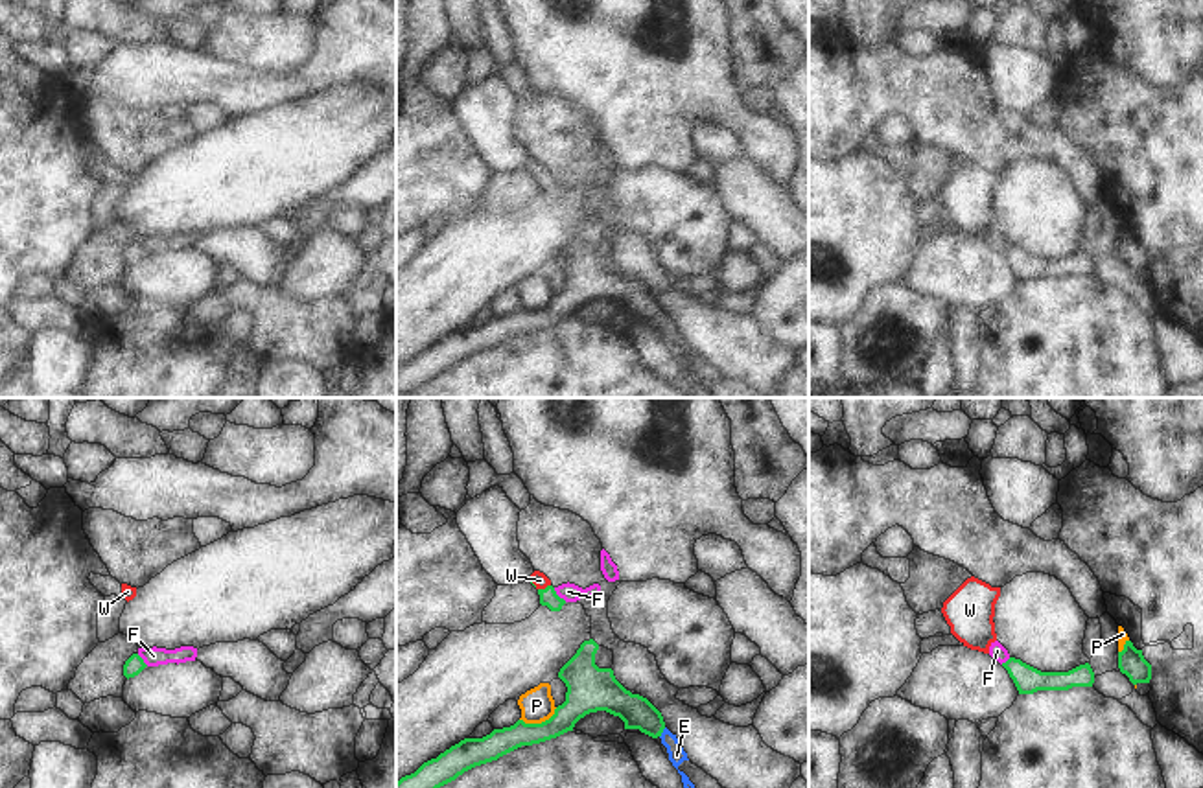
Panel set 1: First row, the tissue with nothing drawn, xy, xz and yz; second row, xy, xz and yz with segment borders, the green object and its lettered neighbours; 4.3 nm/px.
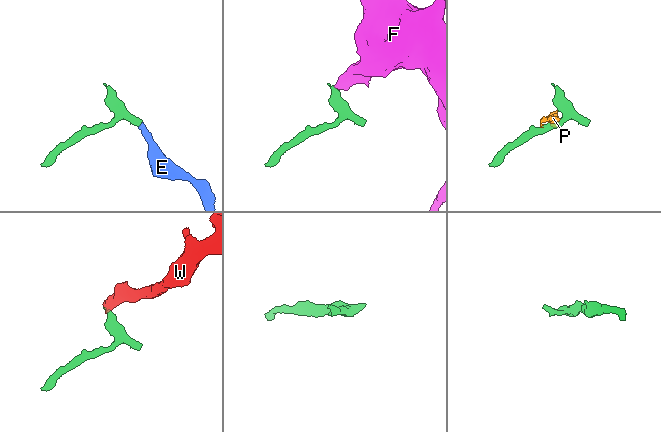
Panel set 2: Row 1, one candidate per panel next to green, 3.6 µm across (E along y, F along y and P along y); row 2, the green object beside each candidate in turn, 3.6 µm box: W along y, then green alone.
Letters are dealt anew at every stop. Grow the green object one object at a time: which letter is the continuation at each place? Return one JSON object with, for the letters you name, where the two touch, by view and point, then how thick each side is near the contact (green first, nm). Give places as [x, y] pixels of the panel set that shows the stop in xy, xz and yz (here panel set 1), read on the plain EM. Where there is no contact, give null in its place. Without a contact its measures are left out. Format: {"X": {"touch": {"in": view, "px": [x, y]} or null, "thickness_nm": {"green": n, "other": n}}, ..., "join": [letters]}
{"E": {"touch": {"in": "xz", "px": [662, 319]}, "thickness_nm": {"green": 140, "other": 80}}, "W": {"touch": {"in": "xz", "px": [540, 177]}, "thickness_nm": {"green": 80, "other": 70}}, "join": ["E", "W"]}

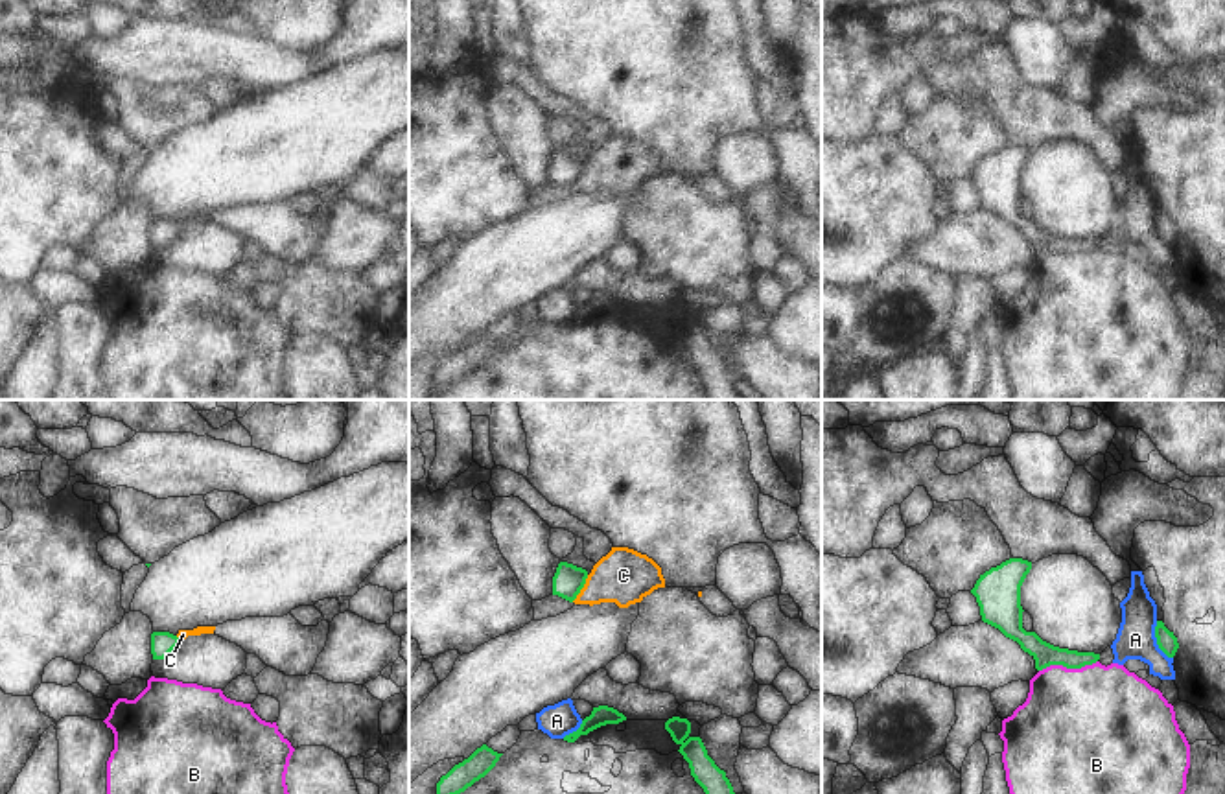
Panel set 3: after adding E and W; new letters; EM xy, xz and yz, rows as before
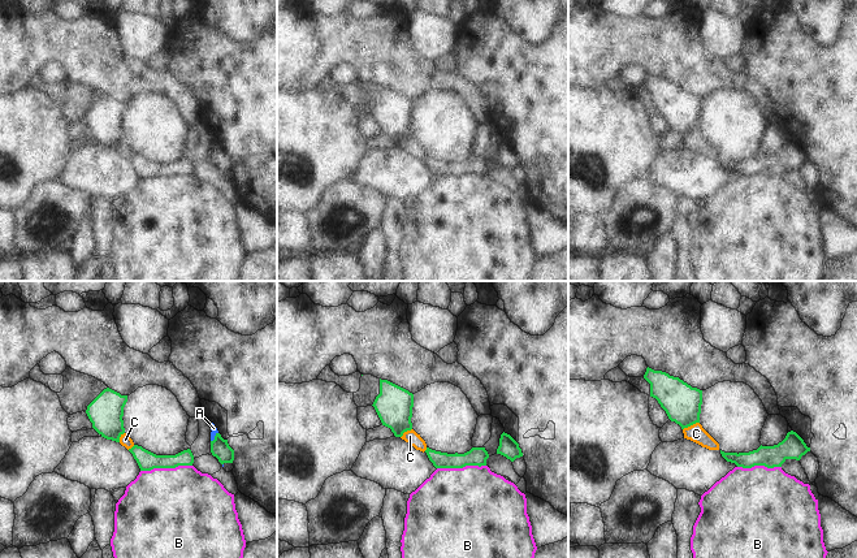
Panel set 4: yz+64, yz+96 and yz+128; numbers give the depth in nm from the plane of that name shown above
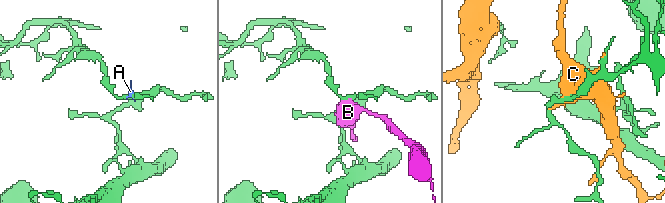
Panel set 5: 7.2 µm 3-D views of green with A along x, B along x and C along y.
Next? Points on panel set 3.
{"join": []}

